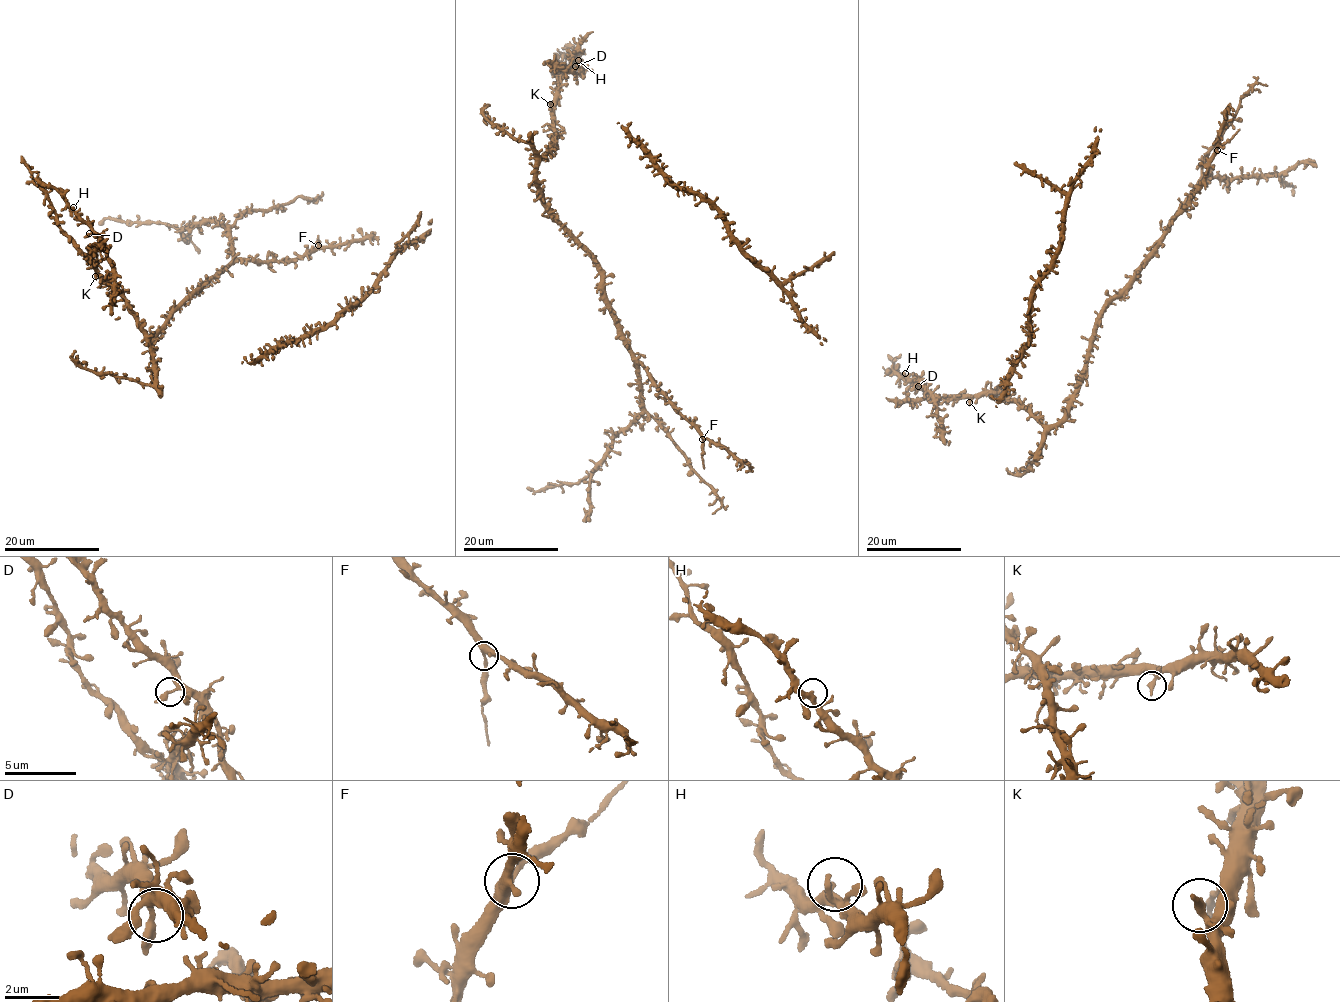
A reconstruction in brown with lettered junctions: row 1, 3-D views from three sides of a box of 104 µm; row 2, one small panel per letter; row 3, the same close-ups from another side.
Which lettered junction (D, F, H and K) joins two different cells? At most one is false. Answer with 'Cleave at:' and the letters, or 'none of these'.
Cleave at: F

